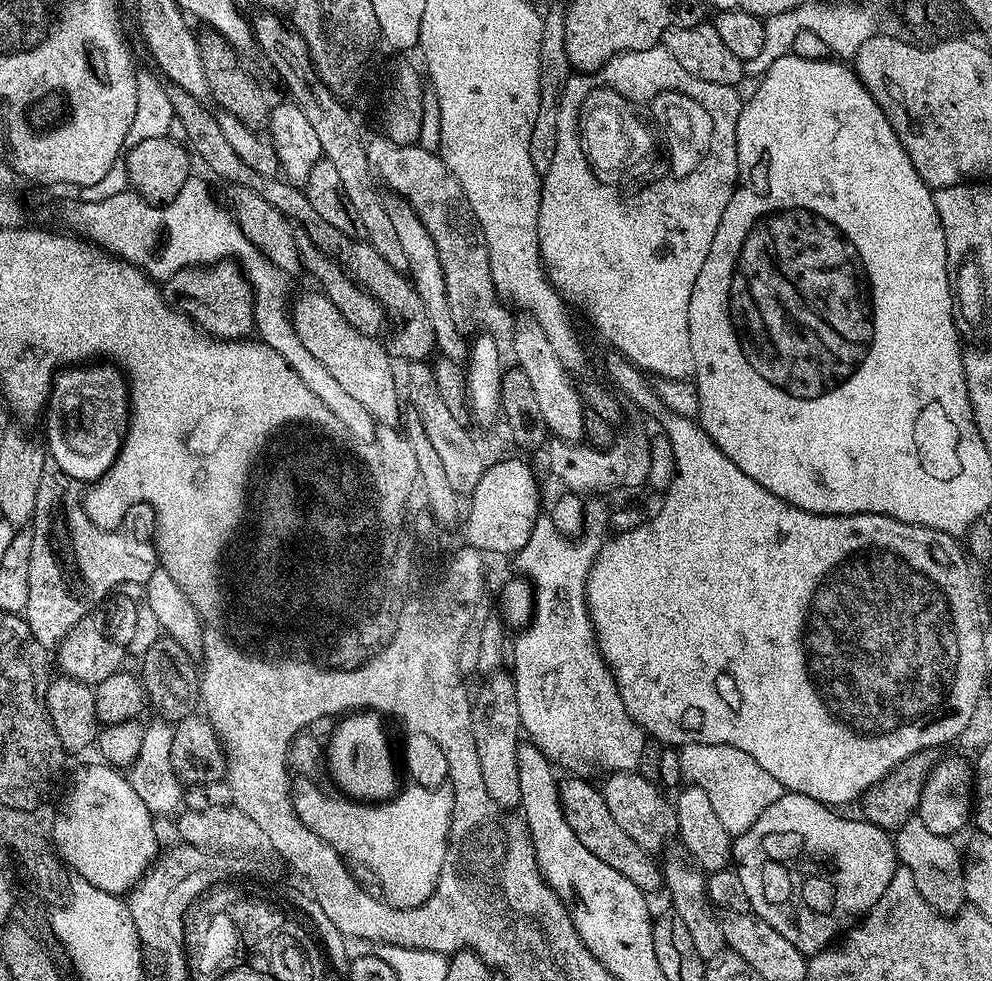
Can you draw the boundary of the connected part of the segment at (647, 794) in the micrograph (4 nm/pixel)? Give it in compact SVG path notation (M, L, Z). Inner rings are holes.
M633 771L611 773L605 777L607 780L600 789L617 825L640 847L654 854L663 846L664 841L675 835L676 810L675 805L669 799L666 800L666 794L654 782L653 785L640 774Z

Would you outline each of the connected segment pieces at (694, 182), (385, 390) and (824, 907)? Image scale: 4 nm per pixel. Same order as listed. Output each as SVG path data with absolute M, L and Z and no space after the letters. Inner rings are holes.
M657 46L657 47L655 47L655 48L647 48L647 49L646 49L646 50L638 50L638 51L637 51L637 52L621 52L621 53L620 53L620 55L619 55L619 56L612 56L612 57L610 57L610 58L609 58L609 60L608 60L608 61L606 61L606 62L605 62L605 64L603 64L603 66L602 66L602 67L601 67L601 68L599 68L599 70L598 70L598 71L597 71L597 72L581 72L581 73L579 73L579 74L572 74L572 75L569 75L569 78L568 78L568 81L567 81L567 82L566 82L566 86L565 86L565 87L564 87L564 92L563 92L563 93L562 93L562 94L561 94L561 96L560 96L560 109L559 109L559 110L558 110L558 146L557 146L557 147L556 147L556 149L555 149L555 150L554 150L554 162L550 162L550 170L546 170L546 171L545 171L545 172L543 172L543 173L542 173L542 183L541 183L541 185L540 185L540 205L539 205L539 206L538 206L538 246L539 246L539 247L540 247L540 258L541 258L541 261L542 261L542 263L543 263L543 266L544 266L544 271L545 271L545 273L546 273L546 275L547 275L547 277L548 277L548 279L549 279L549 280L551 280L551 281L552 281L552 287L553 287L553 288L555 288L555 289L557 289L557 290L559 290L559 291L560 291L560 292L561 292L561 293L564 293L564 294L569 294L569 293L568 293L568 292L573 292L573 294L574 294L574 295L576 295L576 296L580 296L580 300L581 300L581 302L582 302L582 303L584 303L584 308L585 308L585 310L586 310L586 311L588 311L588 316L589 316L589 318L590 318L590 319L592 319L592 320L593 320L593 322L594 322L594 323L596 323L596 328L597 328L597 330L598 330L598 331L600 331L600 332L601 332L601 334L602 334L602 335L604 335L604 336L605 336L605 338L606 338L606 339L608 339L608 340L609 340L609 342L610 342L610 343L612 343L612 344L613 344L613 346L614 346L614 347L616 347L616 348L613 348L613 349L615 349L615 351L616 351L616 352L617 352L617 353L619 353L619 355L621 355L621 356L624 356L624 357L625 357L625 358L627 358L627 360L628 360L628 361L630 361L630 362L631 362L631 364L635 364L635 365L636 365L636 367L637 367L637 368L639 368L639 369L640 369L640 371L641 371L641 372L643 372L643 373L645 373L645 374L651 374L651 372L653 372L653 374L654 374L654 375L656 375L656 378L659 378L659 379L660 379L660 380L688 380L688 379L689 379L689 377L691 377L691 376L692 376L692 375L693 375L693 373L695 373L695 371L696 371L696 367L695 367L695 366L694 366L694 350L693 350L693 349L692 349L692 347L691 347L691 346L690 346L690 326L689 326L689 325L688 325L688 311L689 311L689 310L690 310L690 294L694 294L694 282L698 282L698 270L702 270L702 266L703 266L703 265L704 265L704 263L705 263L705 262L706 262L706 254L710 254L710 246L711 246L711 245L712 245L712 243L713 243L713 242L714 242L714 234L715 234L715 232L716 232L716 231L718 231L718 222L722 222L722 213L723 213L723 212L724 212L724 211L726 211L726 202L730 202L730 198L731 198L731 197L732 197L732 190L733 190L733 188L735 188L735 187L736 187L736 185L737 185L737 183L738 183L738 177L739 177L739 174L740 174L740 171L739 171L739 170L738 170L738 154L737 154L737 153L736 153L736 127L737 127L737 126L738 126L738 114L739 114L739 113L740 113L740 109L741 109L741 107L742 107L742 96L739 96L739 94L738 94L738 93L739 93L739 91L737 91L737 89L736 89L736 88L731 88L731 87L730 87L730 86L718 86L718 85L717 85L717 84L715 84L715 83L714 83L714 82L706 82L706 81L705 81L705 80L703 80L703 79L702 79L702 78L694 78L694 74L689 74L689 73L688 73L688 72L687 72L687 70L682 70L682 65L680 65L680 64L679 64L679 62L677 62L677 61L676 61L676 59L675 59L675 58L674 58L674 54L670 54L670 50L666 50L666 49L665 49L665 48L663 48L663 46ZM584 88L596 88L596 160L597 160L597 161L598 161L598 163L600 163L600 164L601 164L601 166L608 166L608 164L637 164L637 168L636 168L636 172L637 172L637 174L638 174L638 175L640 175L640 176L644 176L644 175L648 175L648 176L656 176L656 175L658 175L658 174L659 174L659 172L660 172L660 168L659 168L659 166L658 166L658 165L656 165L656 164L668 164L668 176L664 176L664 177L662 177L662 178L661 178L661 180L656 180L656 181L654 181L654 182L653 182L653 184L644 184L644 180L643 180L643 178L642 178L642 177L640 177L640 176L636 176L636 177L634 177L634 178L633 178L633 180L632 180L632 184L633 184L633 186L634 186L634 187L636 187L636 188L640 188L640 187L641 187L641 188L640 188L640 189L638 189L638 190L637 190L637 192L636 192L636 193L634 193L634 194L633 194L633 196L632 196L632 197L630 197L630 198L629 198L629 200L624 200L624 196L623 196L623 194L622 194L622 193L620 193L620 188L619 188L619 186L618 186L618 185L616 185L616 184L615 184L615 182L614 182L614 181L612 181L612 180L608 180L608 181L604 181L604 178L601 178L601 177L600 177L600 176L595 176L595 175L594 175L594 174L590 174L590 162L586 162L586 157L585 157L585 156L580 156L580 148L576 148L576 100L580 100L580 96L584 96Z
M323 291L304 292L300 297L293 299L290 304L290 315L294 334L298 336L300 342L314 357L318 358L330 375L350 394L355 401L360 402L362 406L370 413L375 423L380 426L392 426L401 419L402 392L398 387L396 389L396 376L392 373L393 361L390 359L387 351L376 336L367 336L365 332L359 332L354 325L349 324L340 312L328 301L328 297Z
M785 791L784 795L778 798L778 802L774 802L774 806L770 806L767 810L762 810L762 814L758 814L758 822L754 822L754 826L750 826L750 830L735 837L732 845L731 863L734 865L734 871L738 874L738 878L742 880L743 889L746 890L750 911L758 918L762 918L762 922L770 922L770 926L774 926L774 930L778 930L778 934L782 934L782 938L794 942L794 946L798 946L798 950L808 958L829 947L841 933L853 927L872 909L874 902L878 902L878 898L882 898L886 886L890 886L890 878L894 878L894 870L898 866L896 846L889 833L874 826L869 820L863 818L851 820L850 817L839 816L836 812L839 811L835 807L822 804L809 796Z

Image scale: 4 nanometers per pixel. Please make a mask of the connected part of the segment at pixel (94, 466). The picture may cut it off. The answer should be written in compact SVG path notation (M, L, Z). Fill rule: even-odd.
M98 362L61 369L52 382L43 417L47 455L57 459L75 483L95 483L120 454L130 412L127 379L115 365Z

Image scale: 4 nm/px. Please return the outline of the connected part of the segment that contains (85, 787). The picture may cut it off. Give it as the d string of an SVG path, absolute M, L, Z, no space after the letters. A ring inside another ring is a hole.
M107 762L88 764L76 772L60 808L55 809L50 841L56 855L79 879L113 894L124 894L136 887L158 856L153 817L146 810L142 798L134 794L127 777Z

